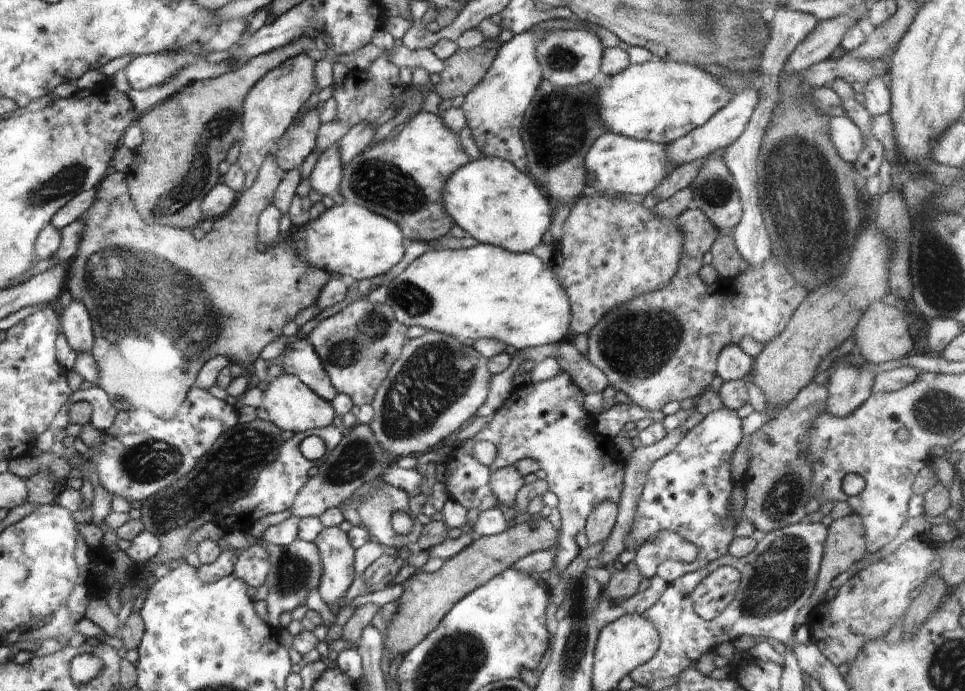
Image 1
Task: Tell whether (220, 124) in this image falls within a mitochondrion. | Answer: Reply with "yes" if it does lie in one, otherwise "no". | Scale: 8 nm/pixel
yes

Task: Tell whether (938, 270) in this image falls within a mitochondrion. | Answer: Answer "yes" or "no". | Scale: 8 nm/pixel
yes

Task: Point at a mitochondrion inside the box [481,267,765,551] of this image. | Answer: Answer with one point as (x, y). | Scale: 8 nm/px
(638, 343)

